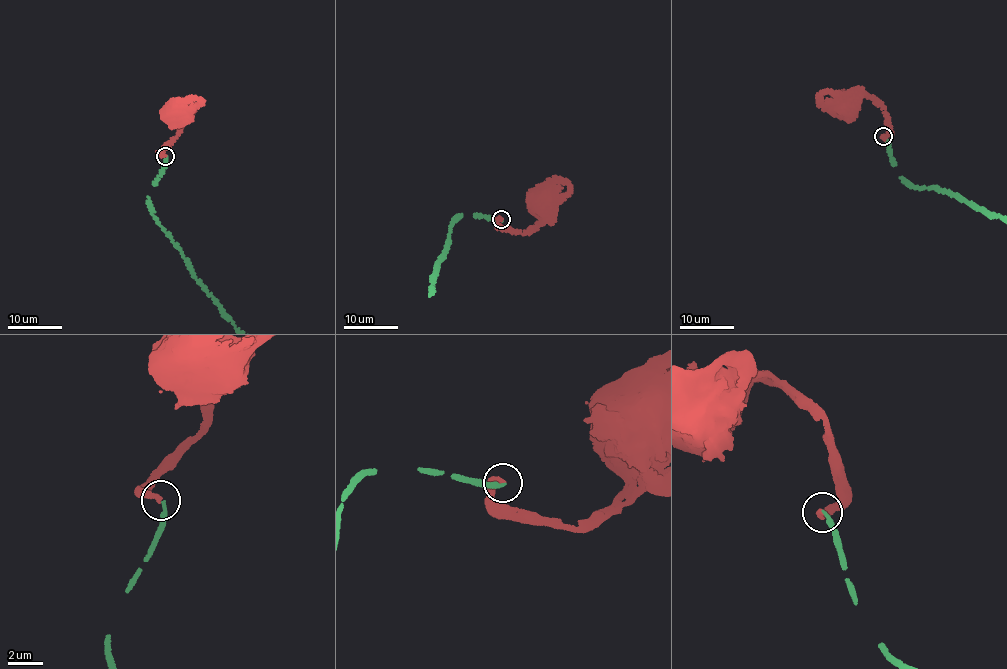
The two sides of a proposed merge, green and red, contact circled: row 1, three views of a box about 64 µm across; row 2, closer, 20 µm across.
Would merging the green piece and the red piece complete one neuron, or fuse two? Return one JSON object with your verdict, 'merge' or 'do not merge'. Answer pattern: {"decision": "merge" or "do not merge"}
{"decision": "merge"}

